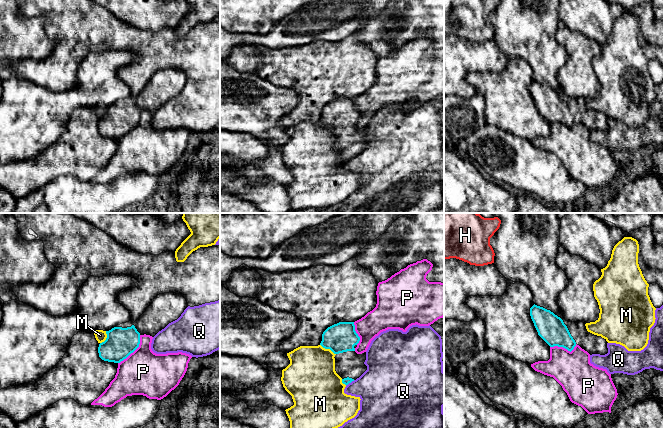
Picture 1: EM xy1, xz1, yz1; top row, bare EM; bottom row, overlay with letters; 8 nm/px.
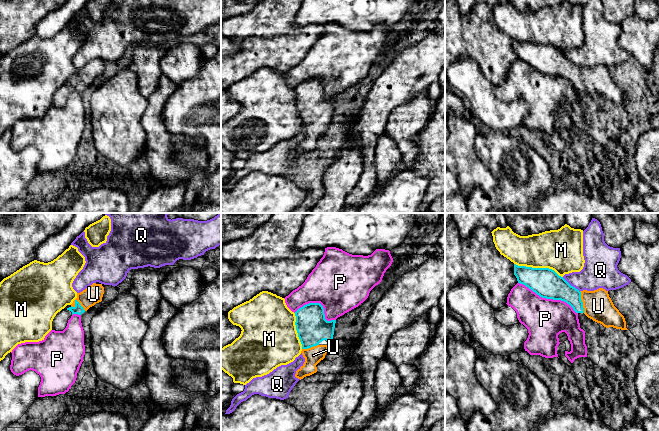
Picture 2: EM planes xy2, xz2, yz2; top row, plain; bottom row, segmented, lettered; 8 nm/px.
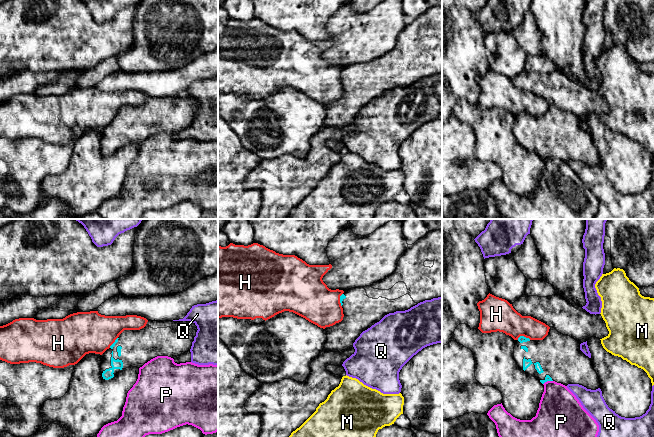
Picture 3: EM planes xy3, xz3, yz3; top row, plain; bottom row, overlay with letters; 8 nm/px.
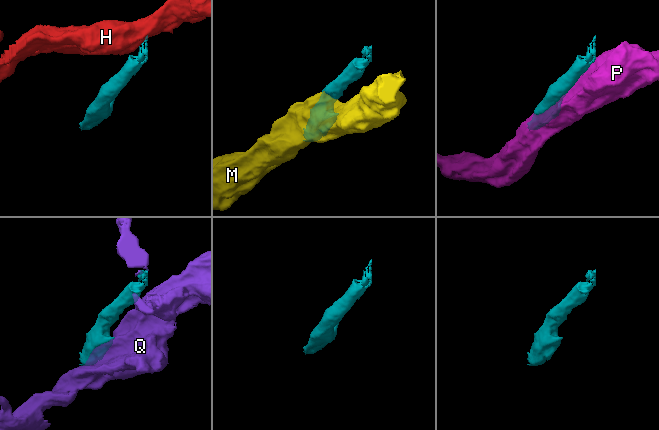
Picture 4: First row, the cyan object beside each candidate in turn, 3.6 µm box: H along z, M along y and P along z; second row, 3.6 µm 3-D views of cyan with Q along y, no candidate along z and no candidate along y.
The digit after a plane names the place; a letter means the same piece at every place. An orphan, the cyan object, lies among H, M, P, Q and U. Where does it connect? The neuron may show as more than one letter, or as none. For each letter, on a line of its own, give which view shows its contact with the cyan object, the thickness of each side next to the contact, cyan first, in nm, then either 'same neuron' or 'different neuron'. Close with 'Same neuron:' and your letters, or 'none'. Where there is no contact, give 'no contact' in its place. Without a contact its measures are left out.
H: meets cyan in yz3; 60 nm thick on the cyan side, 240 nm on the other; different neuron
M: meets cyan in yz2; 240 nm thick on the cyan side, 340 nm on the other; different neuron
P: meets cyan in yz2; 240 nm thick on the cyan side, 320 nm on the other; different neuron
Q: meets cyan in yz2; 240 nm thick on the cyan side, 260 nm on the other; different neuron
U: meets cyan in xy2; 80 nm thick on the cyan side, 150 nm on the other; same neuron
Same neuron: U

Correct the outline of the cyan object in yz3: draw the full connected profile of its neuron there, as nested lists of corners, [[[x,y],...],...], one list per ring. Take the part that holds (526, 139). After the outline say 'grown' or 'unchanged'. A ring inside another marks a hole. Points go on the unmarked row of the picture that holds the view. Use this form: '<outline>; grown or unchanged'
[[[550,103],[548,111],[543,116],[530,116],[524,112],[515,116],[514,135],[522,146],[537,153],[542,160],[555,157],[565,162],[579,160],[587,165],[596,166],[600,164],[599,153],[592,142],[591,134],[580,126],[580,120],[574,114]]]; grown

